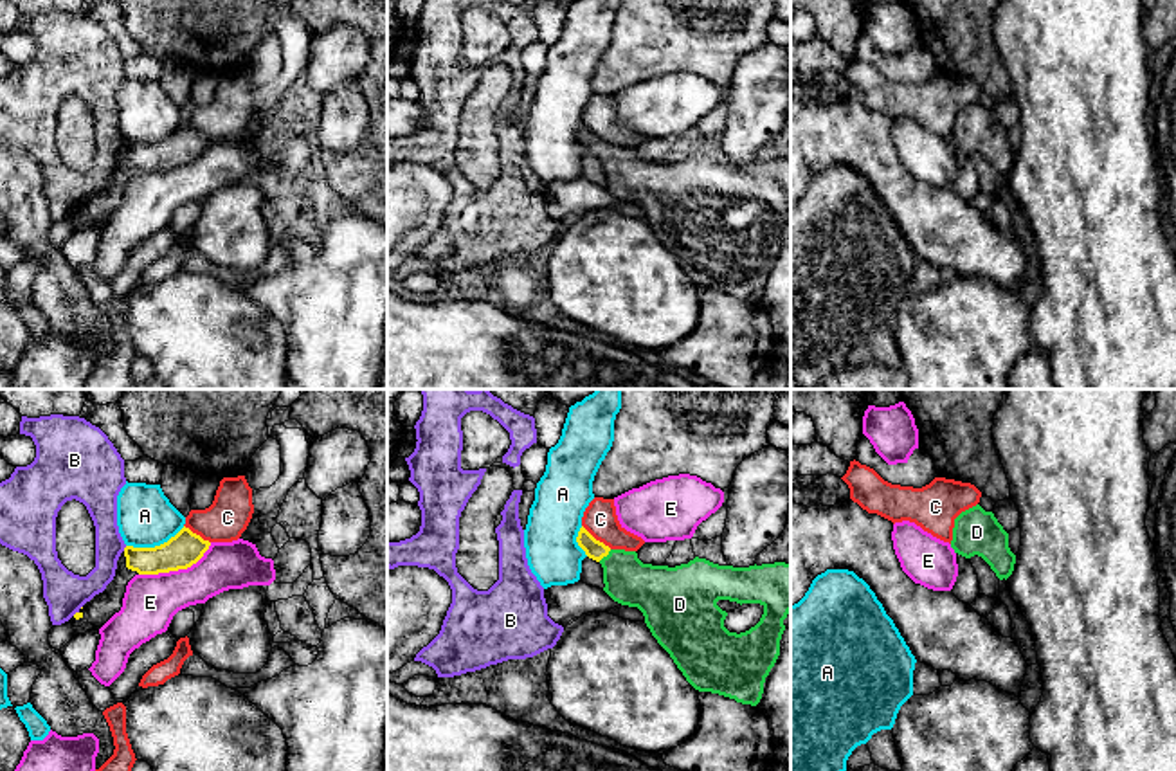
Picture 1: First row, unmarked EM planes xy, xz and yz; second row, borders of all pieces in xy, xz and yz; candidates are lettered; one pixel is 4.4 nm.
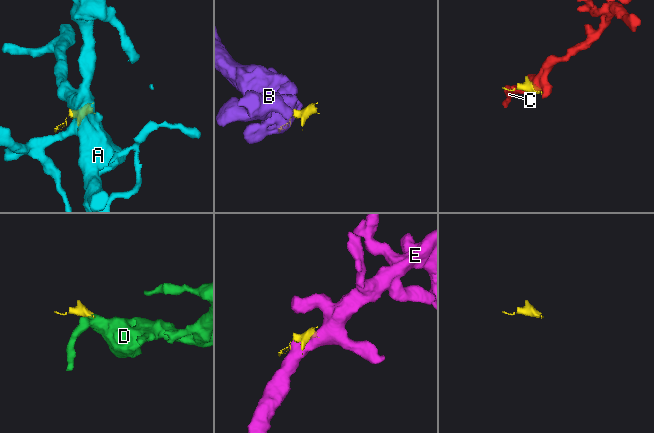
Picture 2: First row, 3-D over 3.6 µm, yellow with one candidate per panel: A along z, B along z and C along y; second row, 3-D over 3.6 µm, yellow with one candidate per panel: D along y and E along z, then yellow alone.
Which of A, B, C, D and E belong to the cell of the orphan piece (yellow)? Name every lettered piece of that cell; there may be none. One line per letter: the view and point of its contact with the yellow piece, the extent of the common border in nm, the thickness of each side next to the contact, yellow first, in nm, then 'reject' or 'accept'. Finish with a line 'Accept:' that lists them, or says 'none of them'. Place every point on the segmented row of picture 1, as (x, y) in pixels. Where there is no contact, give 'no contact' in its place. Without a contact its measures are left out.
A: xy (155, 546) | 280 nm | 160/260 nm | reject
B: xy (125, 548) | 30 nm | 160/140 nm | reject
C: xz (595, 539) | 170 nm | 90/150 nm | reject
D: xz (604, 555) | 80 nm | 90/220 nm | accept
E: xy (177, 570) | 360 nm | 160/240 nm | reject
Accept: D

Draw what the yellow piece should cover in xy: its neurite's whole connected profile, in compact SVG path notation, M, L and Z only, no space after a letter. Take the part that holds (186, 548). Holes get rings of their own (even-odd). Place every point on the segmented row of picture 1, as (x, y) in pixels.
M185 526L167 542L155 548L126 546L117 560L113 580L103 593L86 602L67 623L81 627L88 621L95 629L101 629L121 611L126 585L135 575L187 569L204 557L209 546L209 540L204 540Z

